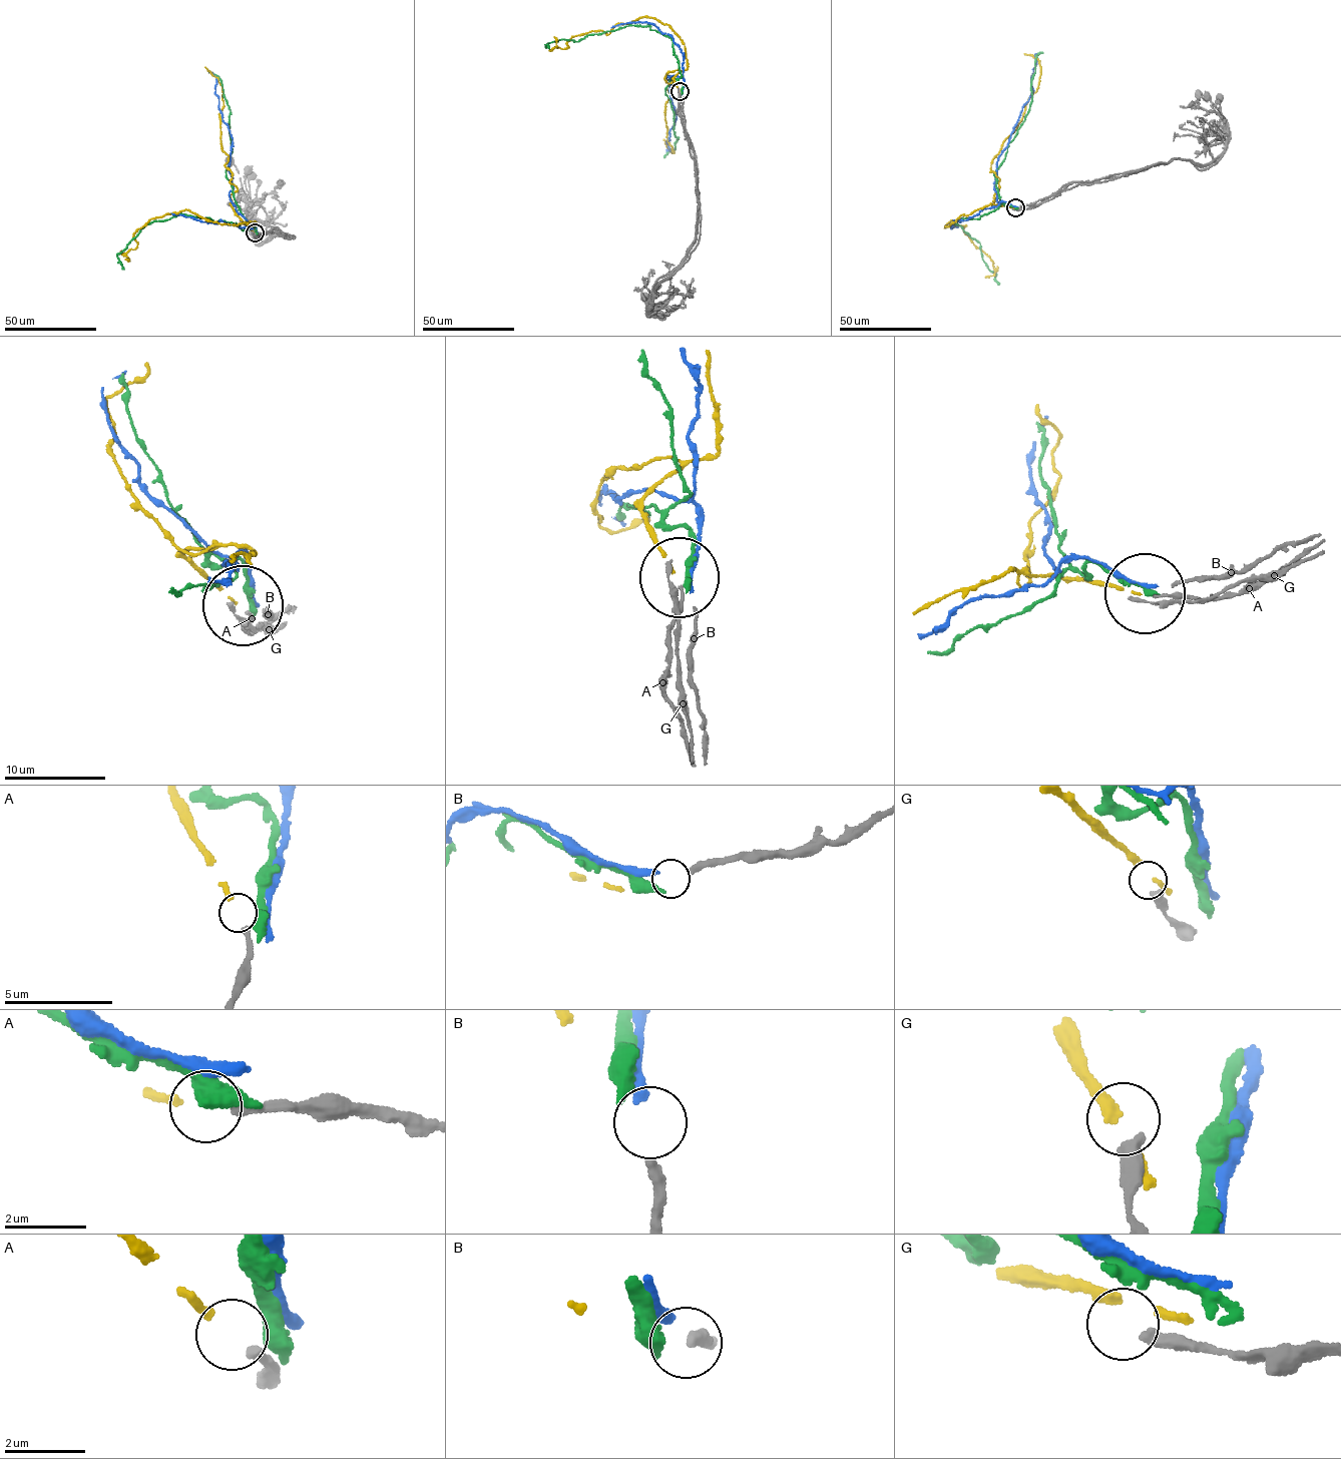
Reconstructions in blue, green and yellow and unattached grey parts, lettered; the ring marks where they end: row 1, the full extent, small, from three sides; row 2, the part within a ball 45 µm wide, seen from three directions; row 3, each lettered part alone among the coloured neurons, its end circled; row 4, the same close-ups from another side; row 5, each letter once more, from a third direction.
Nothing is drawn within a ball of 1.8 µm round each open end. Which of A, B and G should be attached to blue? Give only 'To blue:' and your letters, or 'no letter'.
To blue: B

